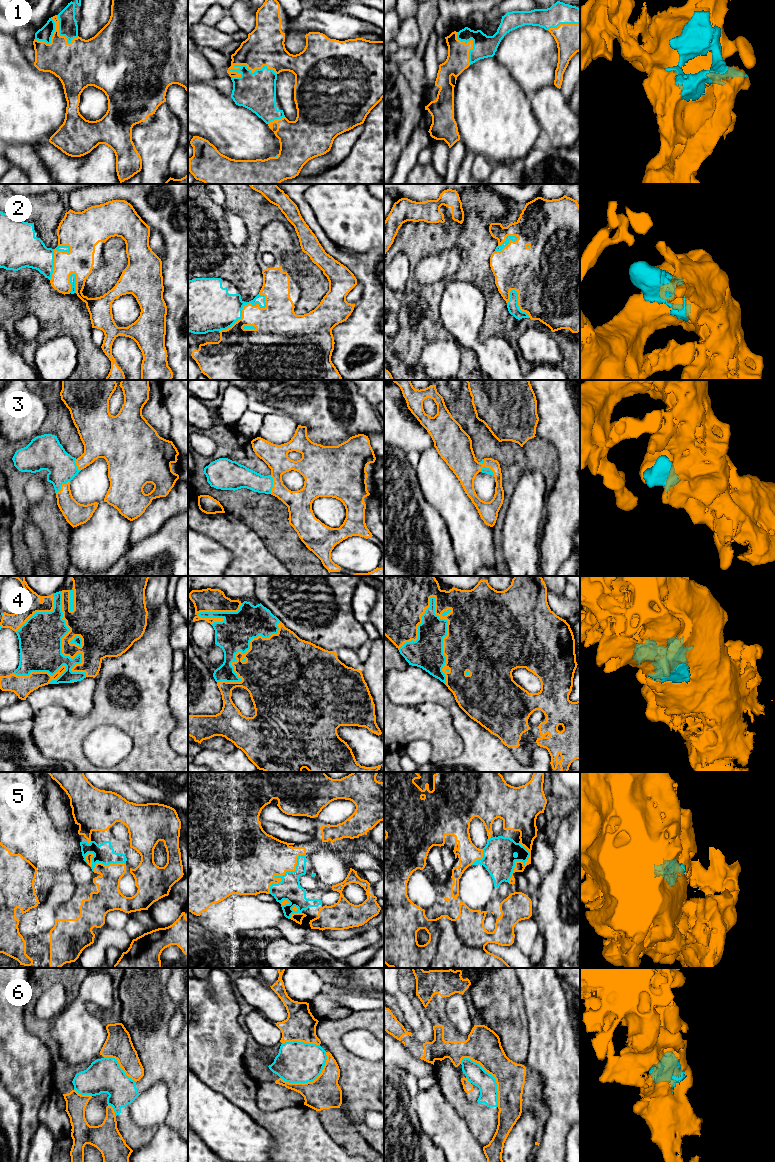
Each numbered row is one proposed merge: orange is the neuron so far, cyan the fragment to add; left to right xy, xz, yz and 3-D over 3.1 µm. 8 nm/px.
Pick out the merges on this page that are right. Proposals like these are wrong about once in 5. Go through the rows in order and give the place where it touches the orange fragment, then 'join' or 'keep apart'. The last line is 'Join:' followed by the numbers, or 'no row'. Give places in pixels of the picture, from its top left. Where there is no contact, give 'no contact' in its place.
1: meets orange in xz at (252, 72); join
2: meets orange in xz at (243, 307); join
3: meets orange in xz at (273, 484); join
4: meets orange in yz at (444, 637); join
5: meets orange in xz at (286, 870); join
6: meets orange in yz at (494, 1077); keep apart
Join: 1, 2, 3, 4, 5

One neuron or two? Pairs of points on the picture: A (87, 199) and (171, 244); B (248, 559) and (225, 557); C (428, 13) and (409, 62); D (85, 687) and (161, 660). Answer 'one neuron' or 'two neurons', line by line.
A: one neuron
B: two neurons
C: one neuron
D: two neurons

